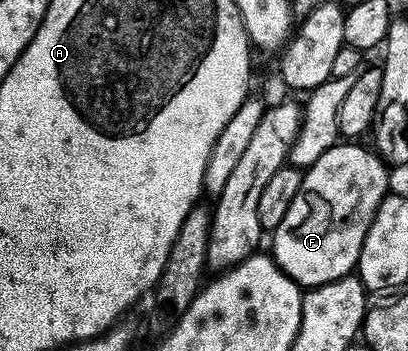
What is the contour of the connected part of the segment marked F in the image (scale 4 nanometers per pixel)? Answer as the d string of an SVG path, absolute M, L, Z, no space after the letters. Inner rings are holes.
M338 143L332 145L327 151L323 151L323 155L319 155L319 159L315 159L315 163L304 170L299 195L291 199L291 207L287 207L287 215L283 215L283 223L279 223L279 227L271 233L273 237L271 256L277 266L296 285L312 287L331 283L337 280L339 274L348 274L356 266L357 255L361 251L361 244L365 238L362 231L368 229L379 203L391 189L389 186L390 166L382 161L380 153L372 148L369 149L364 149L361 143ZM337 229L345 229L345 233L337 237ZM337 253L345 257L338 265Z

